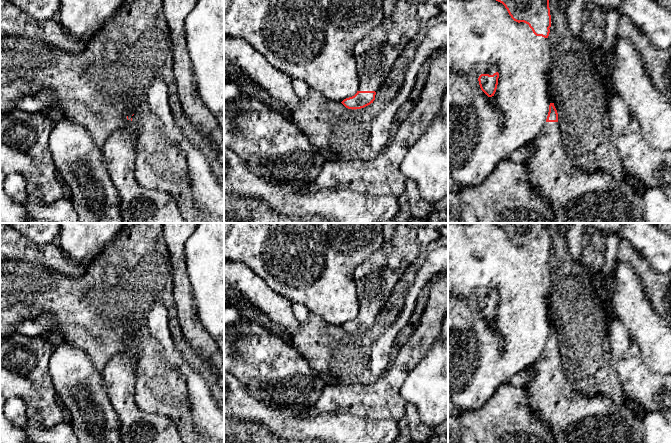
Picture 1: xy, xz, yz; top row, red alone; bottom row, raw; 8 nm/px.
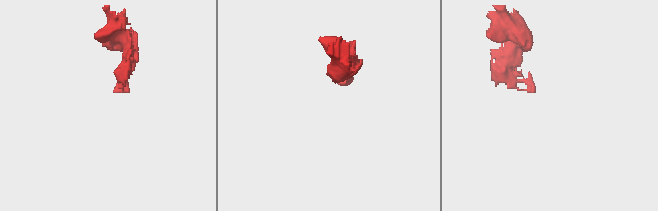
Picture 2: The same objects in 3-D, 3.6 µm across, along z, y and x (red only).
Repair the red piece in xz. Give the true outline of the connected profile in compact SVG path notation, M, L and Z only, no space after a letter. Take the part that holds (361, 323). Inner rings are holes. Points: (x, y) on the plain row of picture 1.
M397 223L392 238L384 242L379 250L370 254L354 270L359 312L354 320L344 323L341 327L352 334L361 333L373 327L376 316L404 272L422 250L442 237L448 238L448 223Z

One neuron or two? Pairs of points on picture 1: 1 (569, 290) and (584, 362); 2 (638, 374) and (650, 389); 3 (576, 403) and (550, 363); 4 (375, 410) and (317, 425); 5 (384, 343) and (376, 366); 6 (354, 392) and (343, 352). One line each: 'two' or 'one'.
1: one
2: one
3: one
4: two
5: one
6: two

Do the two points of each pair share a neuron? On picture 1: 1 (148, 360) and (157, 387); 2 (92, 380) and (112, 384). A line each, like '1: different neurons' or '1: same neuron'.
1: same neuron
2: different neurons

